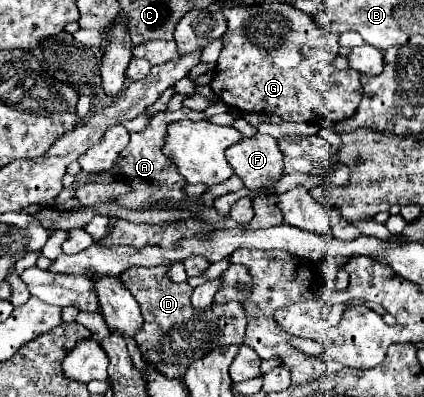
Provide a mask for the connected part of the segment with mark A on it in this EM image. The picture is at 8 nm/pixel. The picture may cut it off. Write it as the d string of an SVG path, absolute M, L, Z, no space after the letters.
M180 108L176 112L160 112L153 117L148 128L142 132L132 132L130 134L130 144L128 148L122 152L122 158L118 158L118 166L120 166L120 178L131 184L134 192L130 194L122 194L118 196L118 204L126 206L126 208L162 208L160 202L164 200L184 200L186 194L182 192L182 186L186 184L184 178L178 174L178 170L174 170L174 166L170 166L170 162L166 162L166 156L160 152L162 142L166 136L166 126L174 120L208 120L216 125L232 126L232 123L238 119L230 113L223 113L207 117L203 112L196 112L190 108Z

